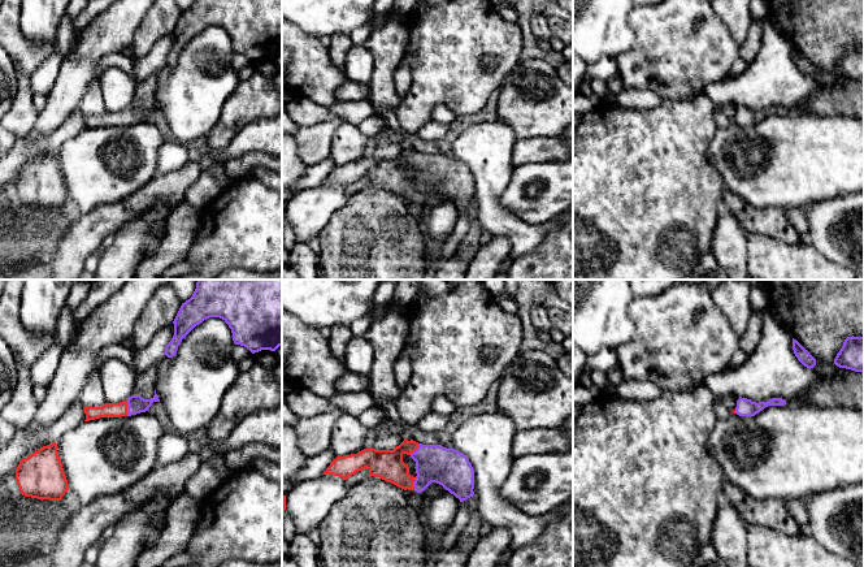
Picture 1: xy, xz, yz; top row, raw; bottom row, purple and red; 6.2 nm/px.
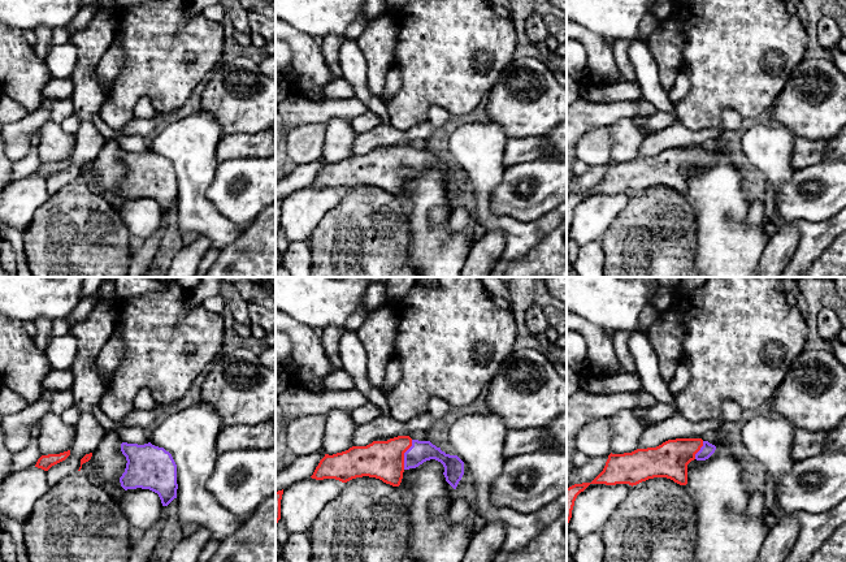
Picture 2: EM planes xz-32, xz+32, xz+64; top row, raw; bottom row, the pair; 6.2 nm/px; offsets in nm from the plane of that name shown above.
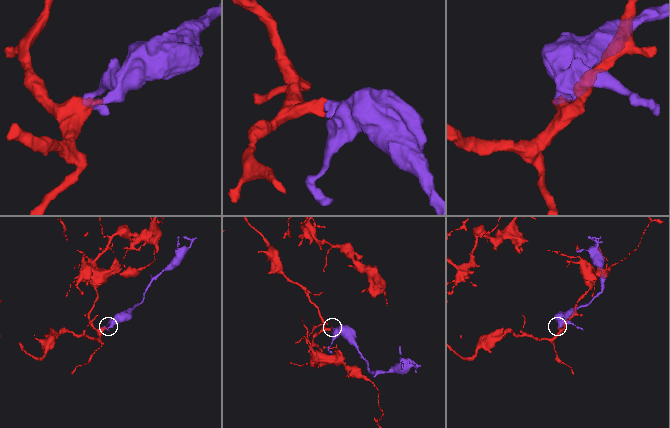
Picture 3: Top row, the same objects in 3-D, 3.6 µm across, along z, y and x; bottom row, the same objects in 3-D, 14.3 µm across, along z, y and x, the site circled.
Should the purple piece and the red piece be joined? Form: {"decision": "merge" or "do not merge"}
{"decision": "merge"}

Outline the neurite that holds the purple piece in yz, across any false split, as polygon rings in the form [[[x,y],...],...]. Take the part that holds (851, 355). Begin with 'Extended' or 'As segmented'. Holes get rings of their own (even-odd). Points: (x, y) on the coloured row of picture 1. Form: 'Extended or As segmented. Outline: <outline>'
As segmented. Outline: [[[864,336],[847,337],[834,359],[834,364],[839,368],[864,372]]]

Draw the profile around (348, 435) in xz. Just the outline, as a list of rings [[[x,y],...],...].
[[[343,412],[334,424],[330,449],[335,456],[357,454],[364,450],[364,441],[368,433],[357,416]]]

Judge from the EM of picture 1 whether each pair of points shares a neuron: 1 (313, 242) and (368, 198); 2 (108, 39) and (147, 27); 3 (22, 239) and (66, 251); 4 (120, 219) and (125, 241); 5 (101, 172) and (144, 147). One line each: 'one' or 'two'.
1: two
2: two
3: two
4: two
5: one

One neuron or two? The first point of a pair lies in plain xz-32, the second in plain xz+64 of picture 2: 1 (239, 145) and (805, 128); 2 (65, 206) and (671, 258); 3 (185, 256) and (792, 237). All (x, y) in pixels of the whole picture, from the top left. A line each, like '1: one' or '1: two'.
1: two
2: one
3: one

